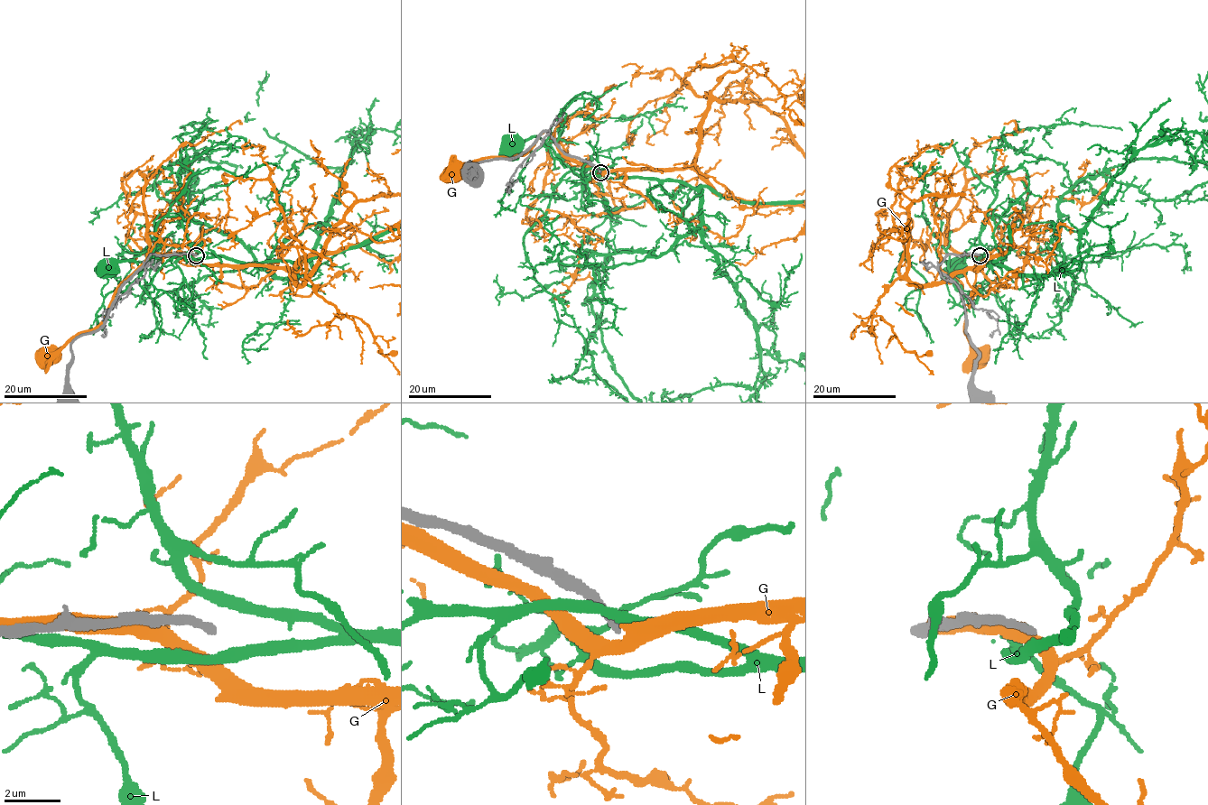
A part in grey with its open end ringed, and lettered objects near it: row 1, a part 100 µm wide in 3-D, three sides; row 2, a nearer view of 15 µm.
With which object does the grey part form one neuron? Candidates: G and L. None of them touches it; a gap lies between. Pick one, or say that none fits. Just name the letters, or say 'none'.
none

